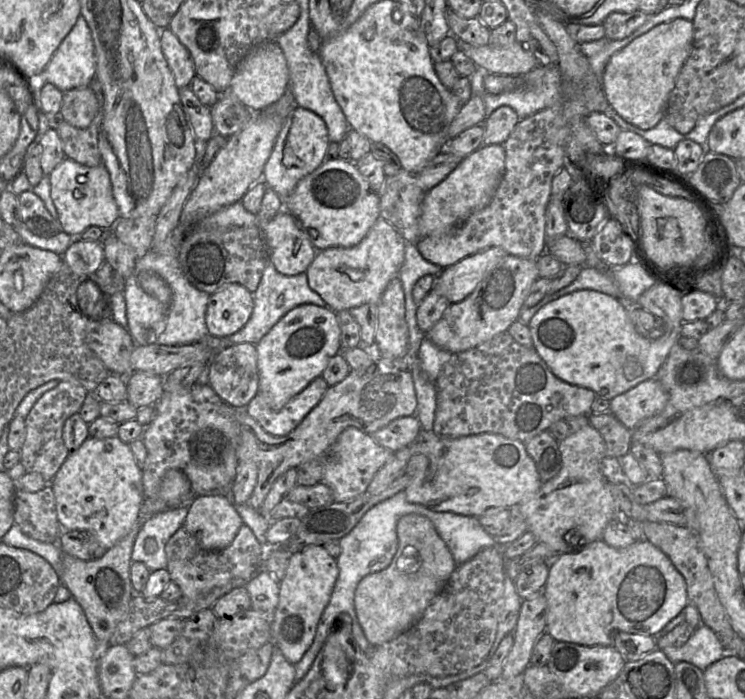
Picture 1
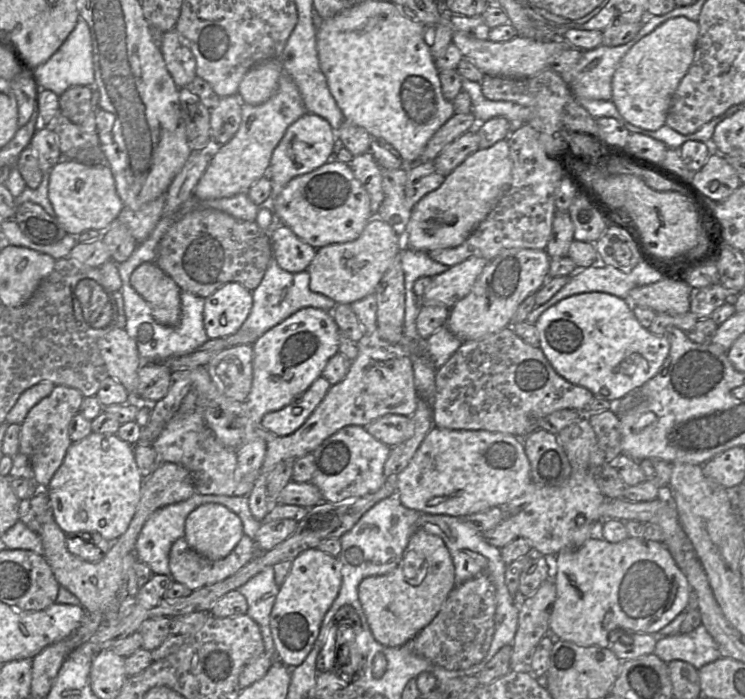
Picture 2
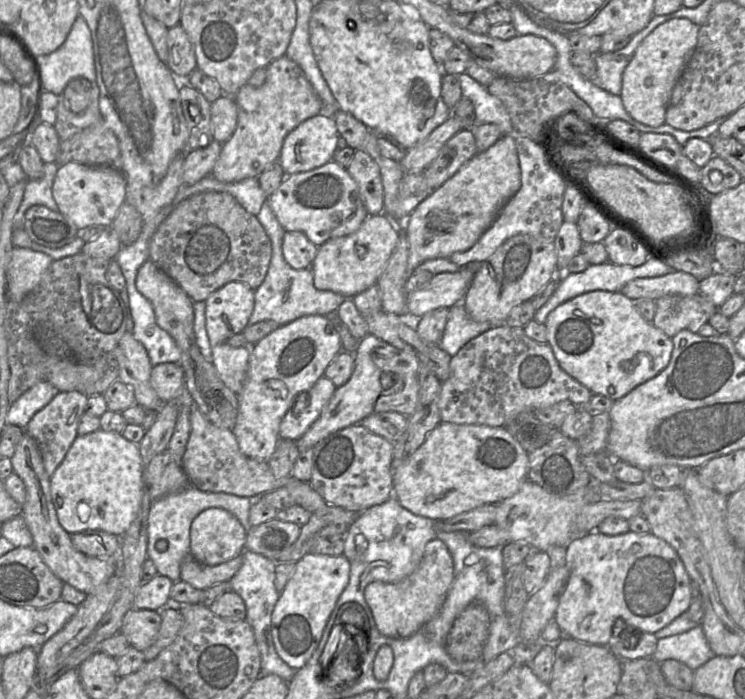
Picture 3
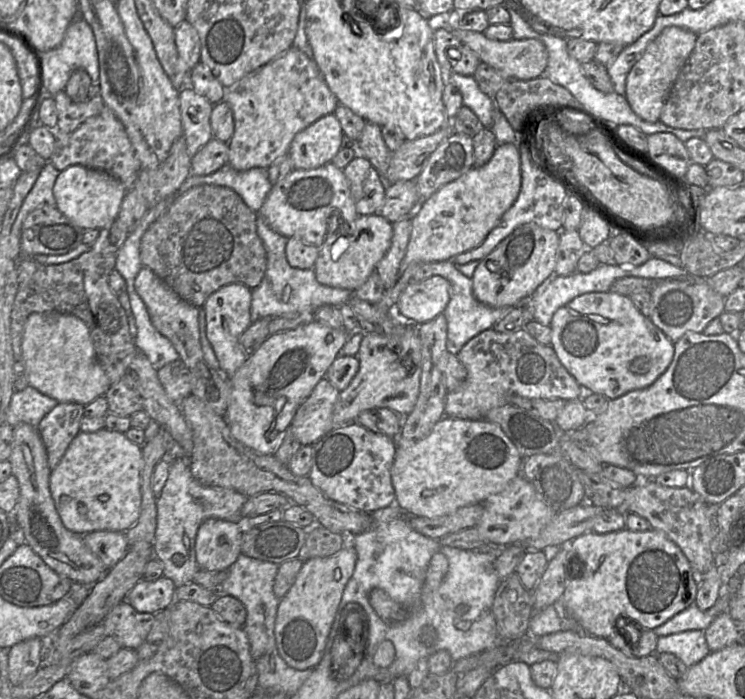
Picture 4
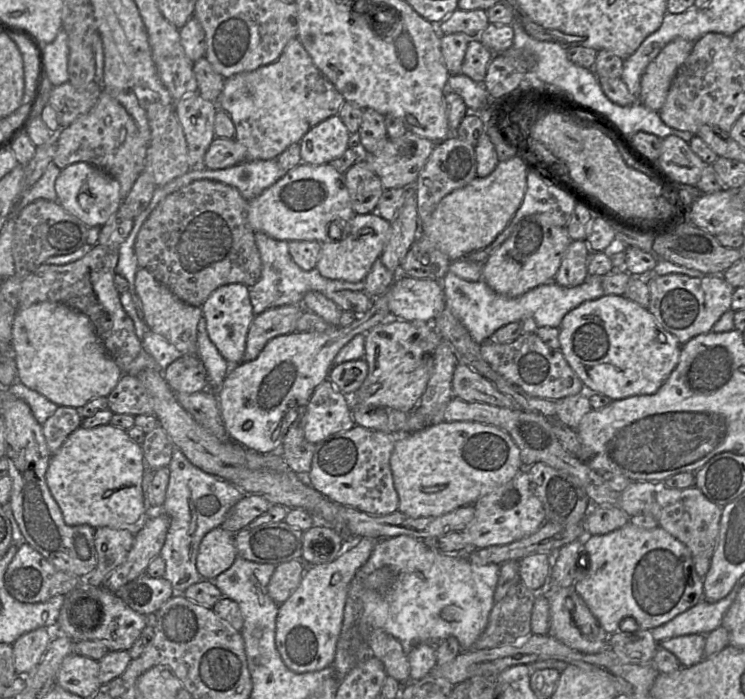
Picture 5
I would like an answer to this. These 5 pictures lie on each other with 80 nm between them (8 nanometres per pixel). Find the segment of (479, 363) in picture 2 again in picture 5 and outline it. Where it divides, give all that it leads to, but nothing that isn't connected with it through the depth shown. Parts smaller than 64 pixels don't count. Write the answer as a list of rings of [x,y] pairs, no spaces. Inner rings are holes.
[[[522,333],[515,341],[507,344],[488,339],[480,344],[480,351],[483,359],[494,371],[521,387],[530,396],[557,401],[585,393],[583,383],[560,349],[550,348],[535,333]]]

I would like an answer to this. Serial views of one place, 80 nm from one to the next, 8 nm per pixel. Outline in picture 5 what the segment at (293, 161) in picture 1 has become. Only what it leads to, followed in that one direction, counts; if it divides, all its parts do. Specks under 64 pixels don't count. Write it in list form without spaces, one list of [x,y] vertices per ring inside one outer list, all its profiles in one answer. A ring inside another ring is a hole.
[[[338,115],[312,127],[300,140],[301,162],[309,165],[328,164],[348,149],[349,131]]]

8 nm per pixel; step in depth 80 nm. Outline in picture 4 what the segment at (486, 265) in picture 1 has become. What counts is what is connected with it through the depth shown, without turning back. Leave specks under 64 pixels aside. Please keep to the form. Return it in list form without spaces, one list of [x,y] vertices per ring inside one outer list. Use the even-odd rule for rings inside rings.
[[[433,275],[421,282],[410,281],[396,303],[394,313],[400,318],[413,320],[419,326],[442,314],[450,301],[450,297],[450,283],[441,276]]]

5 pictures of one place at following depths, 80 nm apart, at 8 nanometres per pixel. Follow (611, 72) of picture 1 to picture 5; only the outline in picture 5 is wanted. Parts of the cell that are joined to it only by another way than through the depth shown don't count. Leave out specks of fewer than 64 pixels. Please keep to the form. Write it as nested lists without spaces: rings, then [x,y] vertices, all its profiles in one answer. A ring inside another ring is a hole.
[[[676,38],[649,63],[640,81],[639,100],[644,106],[658,112],[666,100],[672,80],[693,46],[693,42]]]

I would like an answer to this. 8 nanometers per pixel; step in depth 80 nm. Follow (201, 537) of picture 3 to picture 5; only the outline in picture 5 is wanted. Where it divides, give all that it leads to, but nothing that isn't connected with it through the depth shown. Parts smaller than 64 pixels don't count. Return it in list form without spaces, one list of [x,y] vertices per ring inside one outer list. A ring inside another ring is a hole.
[[[217,527],[203,537],[196,560],[197,570],[203,580],[213,581],[238,558],[235,534]]]

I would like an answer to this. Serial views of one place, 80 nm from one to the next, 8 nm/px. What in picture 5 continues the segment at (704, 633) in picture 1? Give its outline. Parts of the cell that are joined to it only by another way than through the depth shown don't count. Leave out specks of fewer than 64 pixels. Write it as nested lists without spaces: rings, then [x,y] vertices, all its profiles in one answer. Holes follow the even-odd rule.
[[[702,634],[682,635],[663,640],[659,646],[673,653],[682,667],[690,667],[704,658],[705,638]]]

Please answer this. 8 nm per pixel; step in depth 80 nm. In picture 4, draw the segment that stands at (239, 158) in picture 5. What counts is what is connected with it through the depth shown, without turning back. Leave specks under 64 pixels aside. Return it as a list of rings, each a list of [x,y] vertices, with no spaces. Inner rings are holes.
[[[212,138],[191,157],[191,174],[205,176],[228,164],[228,144]]]

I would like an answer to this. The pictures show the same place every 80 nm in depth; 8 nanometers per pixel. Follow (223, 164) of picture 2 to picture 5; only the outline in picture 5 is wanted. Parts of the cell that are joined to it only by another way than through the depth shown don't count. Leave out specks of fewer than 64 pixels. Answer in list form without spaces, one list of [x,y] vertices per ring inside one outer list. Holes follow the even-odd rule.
[[[297,37],[287,44],[275,62],[225,79],[216,104],[232,119],[235,126],[234,139],[246,147],[246,160],[271,160],[276,159],[288,146],[299,143],[312,127],[337,115],[344,102],[343,96],[314,65]]]

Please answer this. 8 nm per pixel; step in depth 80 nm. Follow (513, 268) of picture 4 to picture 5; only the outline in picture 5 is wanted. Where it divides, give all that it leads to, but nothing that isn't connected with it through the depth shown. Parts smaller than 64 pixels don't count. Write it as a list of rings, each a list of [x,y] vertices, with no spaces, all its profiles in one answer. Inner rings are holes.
[[[528,215],[482,264],[482,280],[498,294],[518,297],[554,279],[571,241],[566,227],[554,225],[548,215]]]

